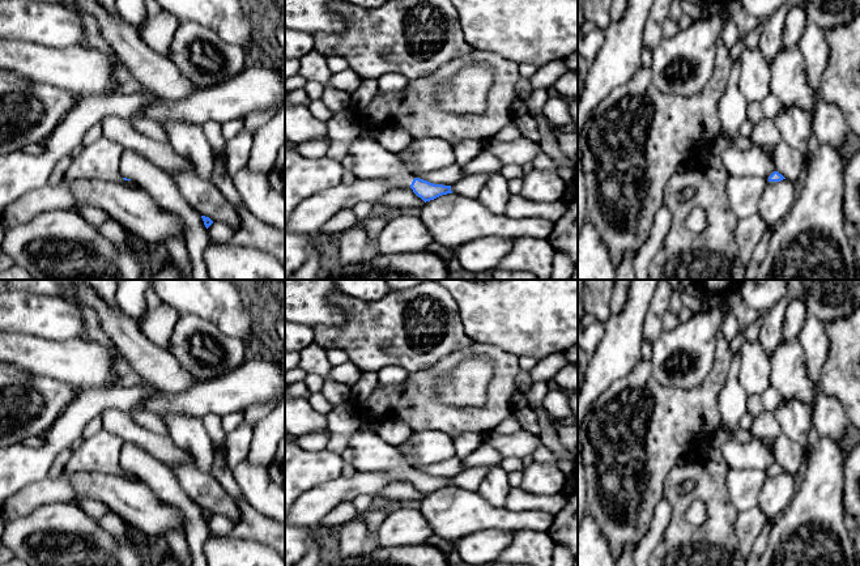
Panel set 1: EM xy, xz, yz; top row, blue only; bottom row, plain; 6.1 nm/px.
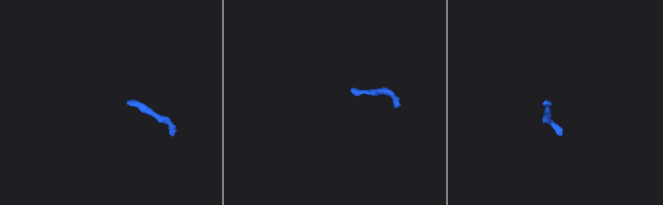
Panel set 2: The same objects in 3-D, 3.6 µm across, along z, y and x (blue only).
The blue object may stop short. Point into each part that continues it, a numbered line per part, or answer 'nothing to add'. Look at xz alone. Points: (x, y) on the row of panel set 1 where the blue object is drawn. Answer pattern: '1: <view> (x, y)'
1: xz (371, 161)

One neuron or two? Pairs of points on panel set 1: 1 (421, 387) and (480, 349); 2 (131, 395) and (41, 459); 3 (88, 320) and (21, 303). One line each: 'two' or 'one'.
1: one
2: one
3: two

